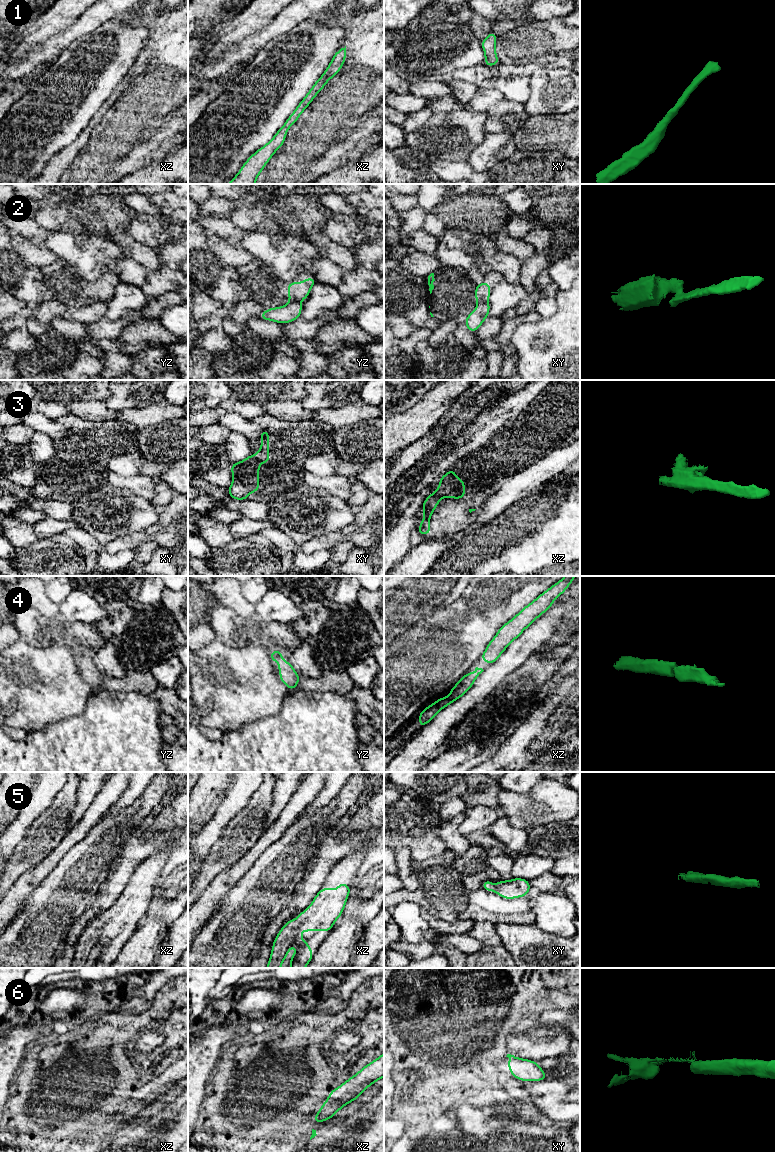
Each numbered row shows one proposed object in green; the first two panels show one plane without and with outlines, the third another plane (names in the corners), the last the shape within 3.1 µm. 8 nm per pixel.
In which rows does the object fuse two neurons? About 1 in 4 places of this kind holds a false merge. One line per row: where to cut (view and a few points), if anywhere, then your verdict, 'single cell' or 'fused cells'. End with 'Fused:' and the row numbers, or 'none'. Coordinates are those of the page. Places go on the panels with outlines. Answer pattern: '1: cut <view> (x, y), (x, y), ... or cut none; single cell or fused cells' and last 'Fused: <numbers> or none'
1: cut none; single cell
2: cut yz (298, 301), (290, 303); fused cells
3: cut none; single cell
4: cut none; single cell
5: cut none; single cell
6: cut none; single cell
Fused: 2

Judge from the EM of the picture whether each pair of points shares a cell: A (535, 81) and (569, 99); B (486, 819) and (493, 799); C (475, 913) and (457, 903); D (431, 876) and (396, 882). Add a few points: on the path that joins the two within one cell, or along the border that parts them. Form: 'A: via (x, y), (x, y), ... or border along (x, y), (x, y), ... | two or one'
A: via (544, 82), (552, 90), (561, 90) | one
B: border along (469, 807), (484, 805), (497, 810) | two
C: border along (467, 906), (465, 909) | two
D: border along (403, 887), (394, 891) | two

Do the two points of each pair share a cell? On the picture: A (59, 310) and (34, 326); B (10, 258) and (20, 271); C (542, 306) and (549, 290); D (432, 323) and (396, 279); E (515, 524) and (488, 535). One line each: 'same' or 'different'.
A: same
B: same
C: same
D: same
E: same

